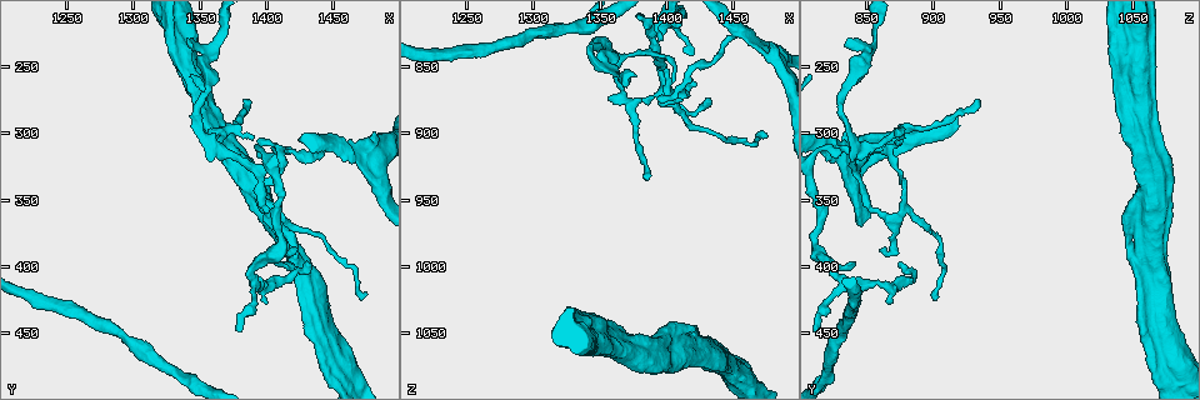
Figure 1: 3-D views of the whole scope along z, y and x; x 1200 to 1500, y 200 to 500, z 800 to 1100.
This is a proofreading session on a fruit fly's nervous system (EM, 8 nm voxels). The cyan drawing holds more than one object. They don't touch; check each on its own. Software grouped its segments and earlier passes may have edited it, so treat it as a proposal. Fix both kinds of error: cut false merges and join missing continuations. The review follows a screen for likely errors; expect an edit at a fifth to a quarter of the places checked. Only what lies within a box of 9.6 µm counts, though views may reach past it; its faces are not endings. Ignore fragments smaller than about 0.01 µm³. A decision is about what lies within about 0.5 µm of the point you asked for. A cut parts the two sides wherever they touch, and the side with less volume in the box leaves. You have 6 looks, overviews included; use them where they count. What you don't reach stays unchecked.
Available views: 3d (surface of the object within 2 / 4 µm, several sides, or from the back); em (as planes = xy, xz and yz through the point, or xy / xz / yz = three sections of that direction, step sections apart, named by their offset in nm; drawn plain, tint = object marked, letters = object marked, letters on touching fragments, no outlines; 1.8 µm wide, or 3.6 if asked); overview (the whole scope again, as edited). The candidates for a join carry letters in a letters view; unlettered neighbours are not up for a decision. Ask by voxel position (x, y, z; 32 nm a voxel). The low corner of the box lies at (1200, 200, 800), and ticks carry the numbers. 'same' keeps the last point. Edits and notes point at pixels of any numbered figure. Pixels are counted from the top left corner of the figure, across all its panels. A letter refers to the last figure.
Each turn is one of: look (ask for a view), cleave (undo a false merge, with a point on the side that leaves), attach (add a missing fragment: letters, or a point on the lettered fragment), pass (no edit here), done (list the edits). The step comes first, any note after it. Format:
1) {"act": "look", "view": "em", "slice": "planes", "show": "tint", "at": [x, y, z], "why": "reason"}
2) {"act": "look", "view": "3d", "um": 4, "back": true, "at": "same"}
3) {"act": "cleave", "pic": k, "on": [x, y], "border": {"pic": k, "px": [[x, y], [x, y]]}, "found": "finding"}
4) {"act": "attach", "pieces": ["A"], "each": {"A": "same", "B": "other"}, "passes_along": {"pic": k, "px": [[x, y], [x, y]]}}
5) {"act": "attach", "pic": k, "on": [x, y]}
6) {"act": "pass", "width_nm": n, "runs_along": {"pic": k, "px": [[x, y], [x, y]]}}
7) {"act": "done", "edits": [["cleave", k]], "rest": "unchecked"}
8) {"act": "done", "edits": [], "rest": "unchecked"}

{"act": "look", "view": "em", "slice": "planes", "show": "plain", "at": [1376, 300, 874], "why": "arms part here"}

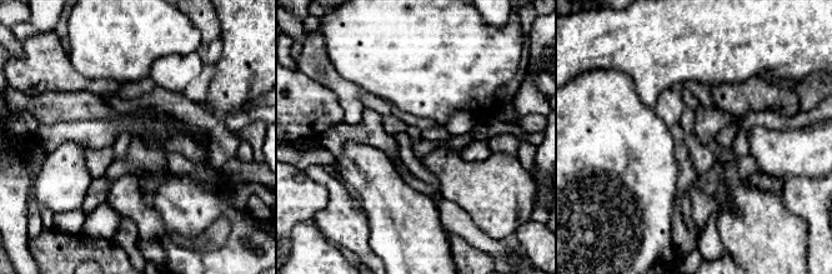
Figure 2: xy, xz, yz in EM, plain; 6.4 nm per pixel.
{"act": "look", "view": "em", "slice": "planes", "show": "letters", "at": "same"}

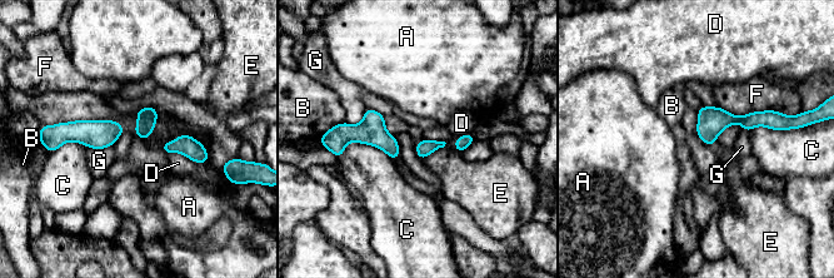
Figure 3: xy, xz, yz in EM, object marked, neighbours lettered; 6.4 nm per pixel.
{"act": "pass", "width_nm": 100, "each": {"A": "other", "B": "other", "C": "other", "D": "other", "E": "other", "F": "other", "G": "other"}, "runs_along": {"pic": 3, "px": [[772, 125], [715, 119], [699, 132]]}, "found": "one neuron here"}

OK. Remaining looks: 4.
{"act": "look", "view": "em", "slice": "planes", "show": "letters", "at": [1384, 274, 936], "why": "an open end"}

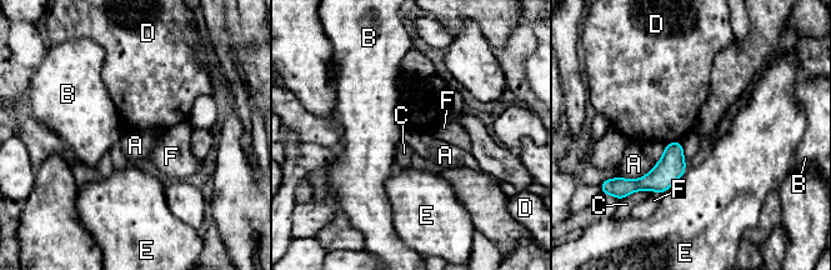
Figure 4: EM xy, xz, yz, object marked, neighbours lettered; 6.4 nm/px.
{"act": "pass", "longest_contact_nm": ["A", 260], "each": {"A": "other", "B": "other", "C": "other", "D": "other", "E": "other", "F": "other"}, "border": {"pic": 4, "px": [[656, 163], [639, 178], [619, 176]]}, "found": "no lettered fragment goes on from it"}

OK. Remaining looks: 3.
{"act": "look", "view": "em", "slice": "xz", "step": 4, "show": "tint", "at": [1418, 396, 842], "why": "tapers out"}

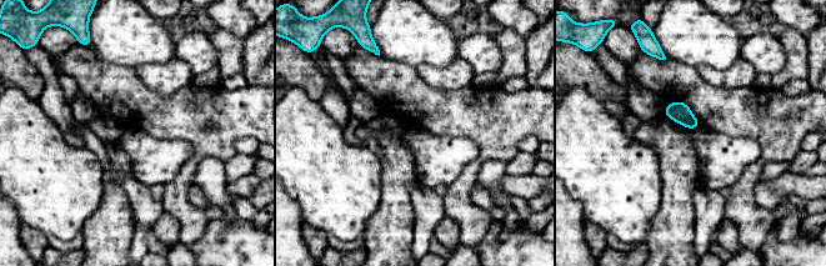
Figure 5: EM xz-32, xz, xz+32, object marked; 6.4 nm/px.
{"act": "look", "view": "em", "slice": "planes", "show": "tint", "at": "same"}

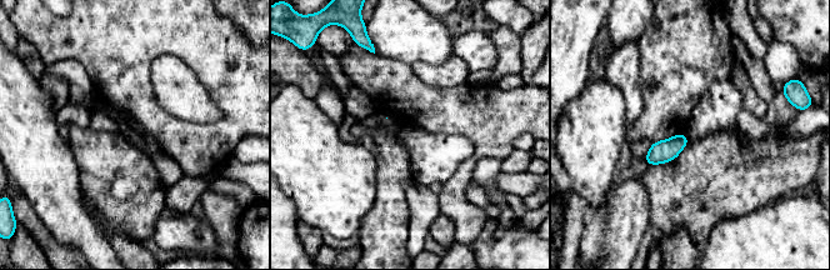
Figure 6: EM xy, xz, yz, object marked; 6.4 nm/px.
{"act": "look", "view": "em", "slice": "planes", "show": "letters", "at": "same"}

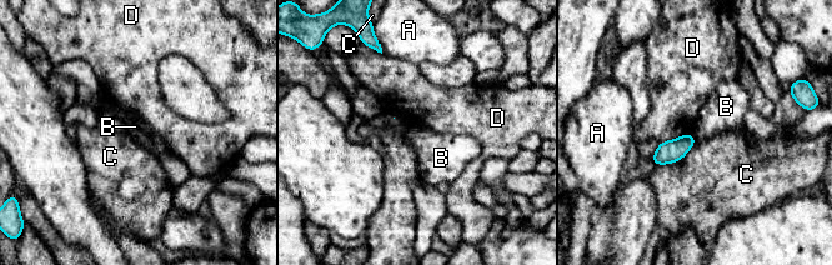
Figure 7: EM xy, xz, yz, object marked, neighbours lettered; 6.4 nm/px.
{"act": "pass", "each": {"A": "other", "B": "other", "C": "other", "D": "other"}, "found": "none of them fits"}

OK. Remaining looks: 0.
{"act": "done", "edits": [], "rest": "unchecked"}

